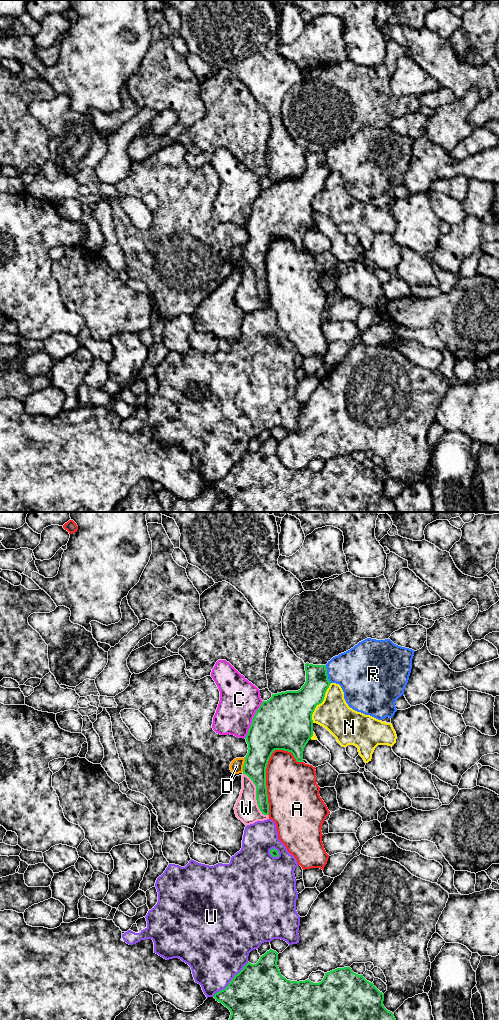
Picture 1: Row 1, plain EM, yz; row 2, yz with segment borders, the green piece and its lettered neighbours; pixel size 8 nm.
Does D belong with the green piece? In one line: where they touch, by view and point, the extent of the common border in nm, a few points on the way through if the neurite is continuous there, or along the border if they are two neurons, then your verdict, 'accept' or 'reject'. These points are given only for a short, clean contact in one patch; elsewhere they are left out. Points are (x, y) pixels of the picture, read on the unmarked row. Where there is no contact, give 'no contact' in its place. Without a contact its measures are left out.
contact yz (244, 252); length 120 nm; border yz (245, 245), (242, 259); reject

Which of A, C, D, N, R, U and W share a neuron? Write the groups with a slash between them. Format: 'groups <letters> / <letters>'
groups A D / C / N / R / U / W

